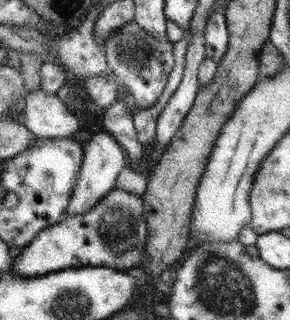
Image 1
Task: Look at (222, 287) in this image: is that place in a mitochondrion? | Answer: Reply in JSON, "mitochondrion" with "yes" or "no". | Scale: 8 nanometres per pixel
{"mitochondrion":"yes"}

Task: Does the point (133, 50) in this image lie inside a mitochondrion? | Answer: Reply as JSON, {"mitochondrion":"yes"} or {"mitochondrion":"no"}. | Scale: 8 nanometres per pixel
{"mitochondrion":"yes"}

